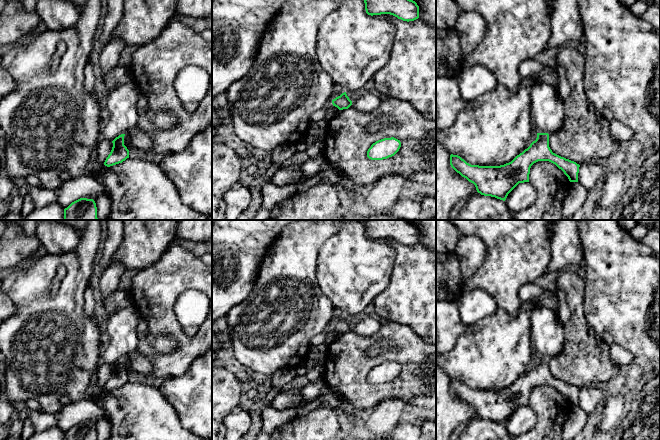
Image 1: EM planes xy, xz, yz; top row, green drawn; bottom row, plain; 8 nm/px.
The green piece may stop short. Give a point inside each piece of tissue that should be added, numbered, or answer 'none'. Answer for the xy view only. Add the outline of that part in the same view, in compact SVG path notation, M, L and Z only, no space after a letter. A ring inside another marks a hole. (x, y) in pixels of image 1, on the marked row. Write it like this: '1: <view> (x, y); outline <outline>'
none

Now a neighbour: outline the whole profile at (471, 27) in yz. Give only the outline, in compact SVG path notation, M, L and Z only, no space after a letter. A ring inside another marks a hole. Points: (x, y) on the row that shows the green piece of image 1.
M463 11L457 18L455 29L462 53L471 54L485 36L487 23L479 13Z

